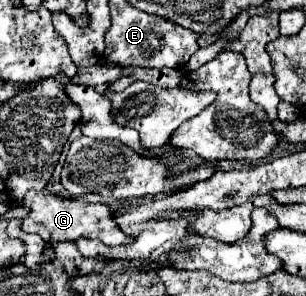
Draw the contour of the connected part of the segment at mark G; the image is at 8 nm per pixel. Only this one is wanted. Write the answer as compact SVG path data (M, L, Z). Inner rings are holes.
M45 190L41 192L27 192L23 204L31 210L23 218L23 230L39 234L47 244L51 242L76 241L81 238L101 240L107 246L121 246L131 244L133 238L121 232L121 228L115 224L113 214L105 204L79 202L79 200L65 200L59 196L53 196ZM101 222L101 224L99 224Z

